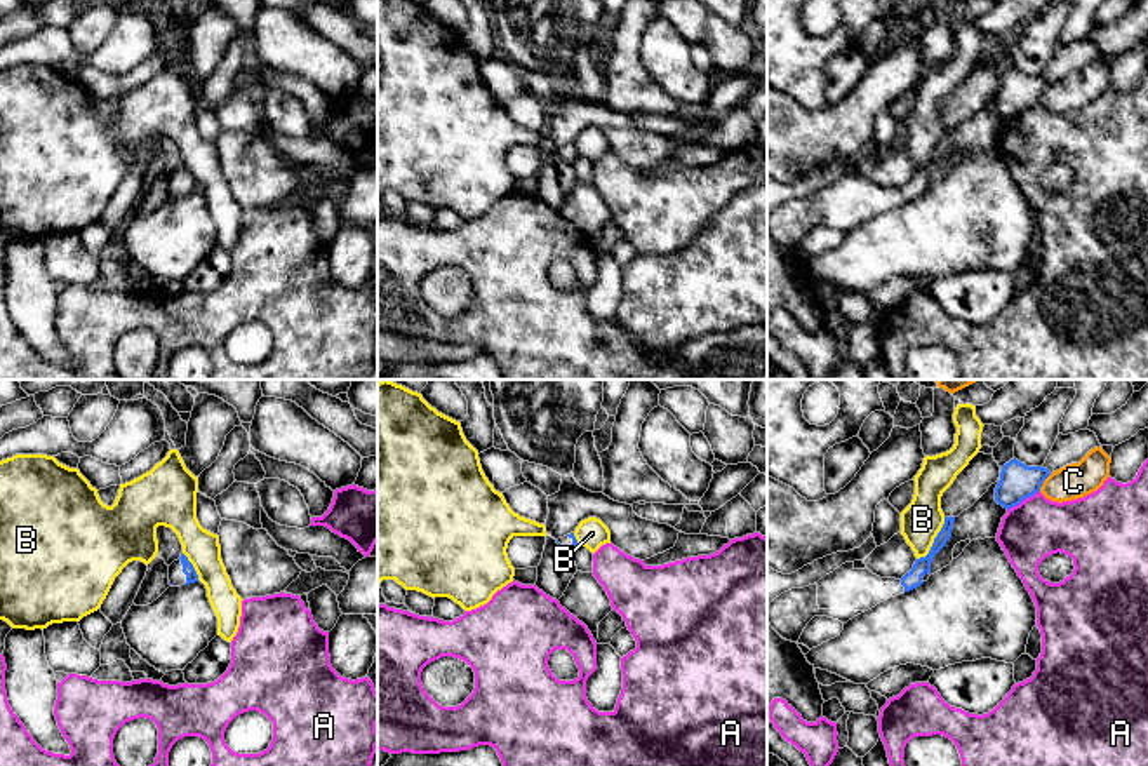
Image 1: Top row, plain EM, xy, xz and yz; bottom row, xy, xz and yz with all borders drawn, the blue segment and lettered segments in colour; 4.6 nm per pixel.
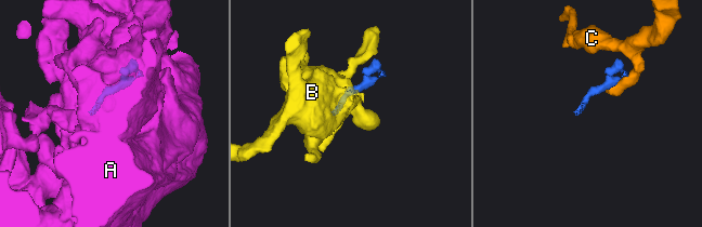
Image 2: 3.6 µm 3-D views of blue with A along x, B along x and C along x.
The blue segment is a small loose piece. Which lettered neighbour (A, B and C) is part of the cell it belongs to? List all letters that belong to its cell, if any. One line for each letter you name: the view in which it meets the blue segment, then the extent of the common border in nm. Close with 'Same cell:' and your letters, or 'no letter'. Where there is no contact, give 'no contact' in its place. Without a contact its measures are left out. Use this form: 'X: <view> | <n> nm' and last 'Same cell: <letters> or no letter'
Same cell: no letter

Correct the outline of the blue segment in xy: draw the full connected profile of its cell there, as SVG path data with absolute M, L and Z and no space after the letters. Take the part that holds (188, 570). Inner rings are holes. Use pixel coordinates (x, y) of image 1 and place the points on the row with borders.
M181 554L181 557L169 566L169 581L172 587L198 581L198 574L184 554Z

